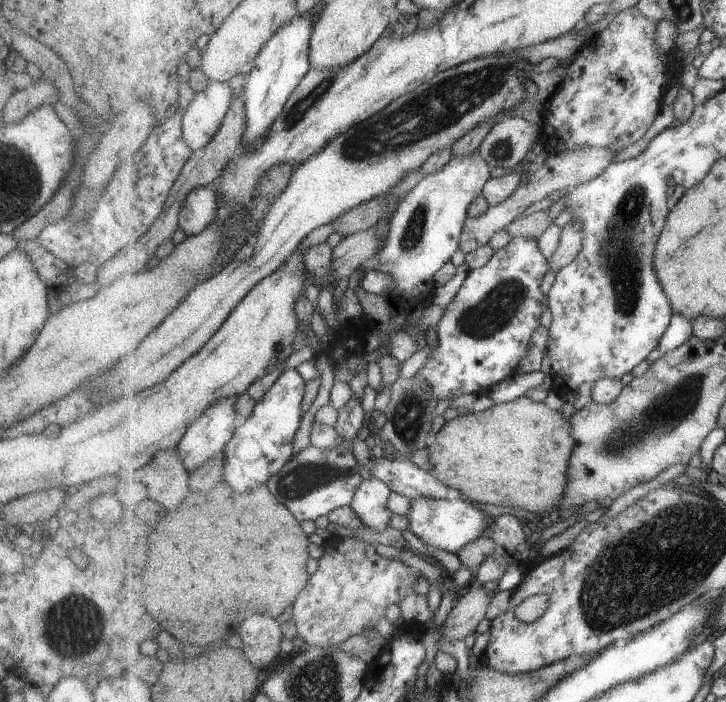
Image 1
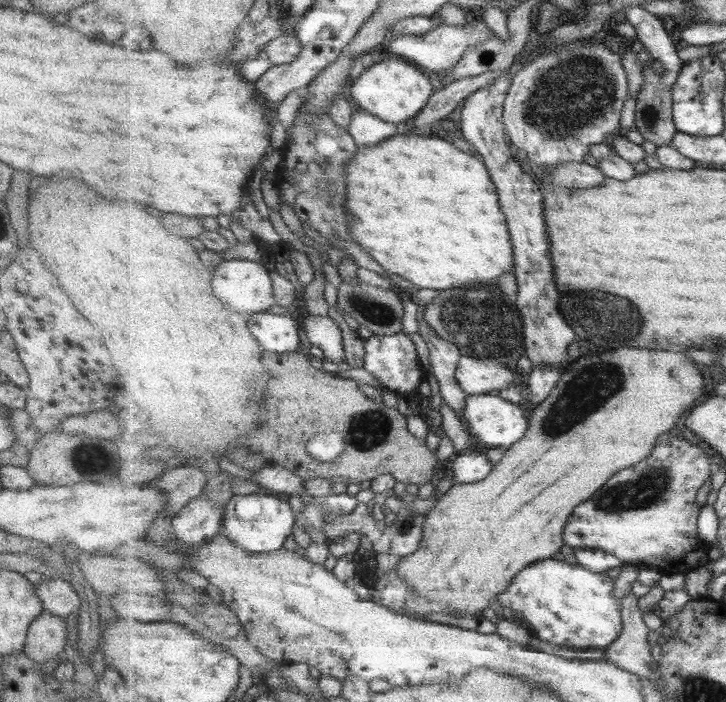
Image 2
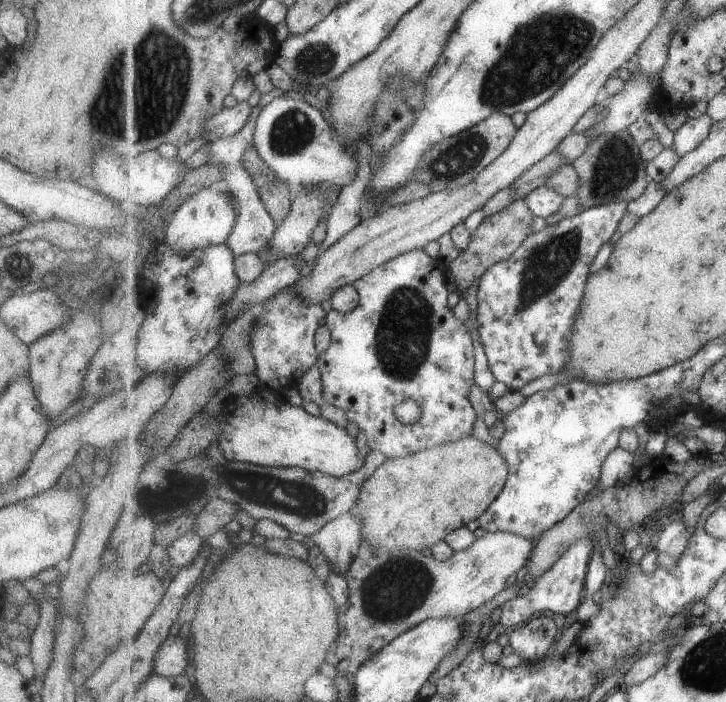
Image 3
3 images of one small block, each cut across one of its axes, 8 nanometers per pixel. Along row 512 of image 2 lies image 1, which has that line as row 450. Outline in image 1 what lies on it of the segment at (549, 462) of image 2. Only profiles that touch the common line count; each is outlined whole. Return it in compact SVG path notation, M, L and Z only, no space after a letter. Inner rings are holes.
M523 395L484 411L458 414L446 421L429 446L433 464L431 474L449 488L464 494L469 501L509 506L516 510L523 508L549 520L559 509L558 502L565 494L573 447L570 420L563 418L559 410L550 410L543 402L534 402Z

